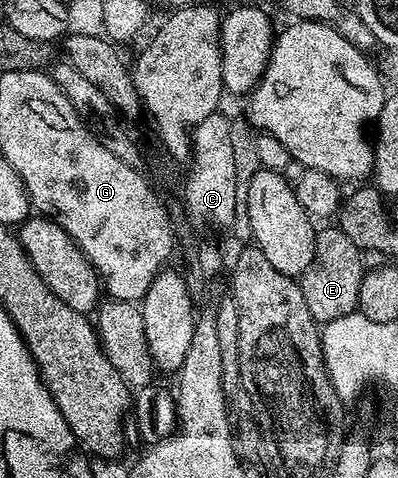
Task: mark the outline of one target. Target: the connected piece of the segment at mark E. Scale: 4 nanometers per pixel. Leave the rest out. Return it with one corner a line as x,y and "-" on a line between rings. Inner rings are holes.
337,226
319,227
314,233
314,257
300,277
304,306
315,322
335,320
358,307
360,282
364,275
363,253

